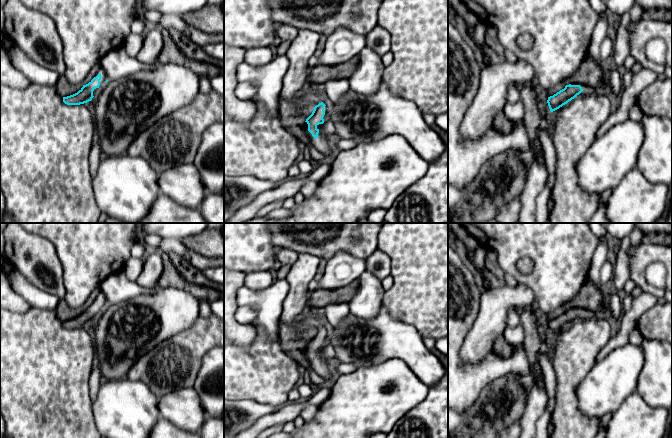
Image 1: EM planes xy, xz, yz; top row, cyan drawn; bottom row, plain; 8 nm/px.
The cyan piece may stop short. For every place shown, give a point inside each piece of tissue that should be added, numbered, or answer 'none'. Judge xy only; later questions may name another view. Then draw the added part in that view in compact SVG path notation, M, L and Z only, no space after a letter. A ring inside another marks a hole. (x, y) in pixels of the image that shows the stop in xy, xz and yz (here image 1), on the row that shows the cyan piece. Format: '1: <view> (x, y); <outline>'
1: xy (103, 75); M99 67L99 69L97 70L96 74L95 74L95 77L100 74L101 75L101 80L100 80L100 86L96 89L94 89L93 91L93 96L95 96L97 93L100 92L100 90L105 86L106 84L106 80L107 80L107 76L106 76L106 73L104 71L103 68Z

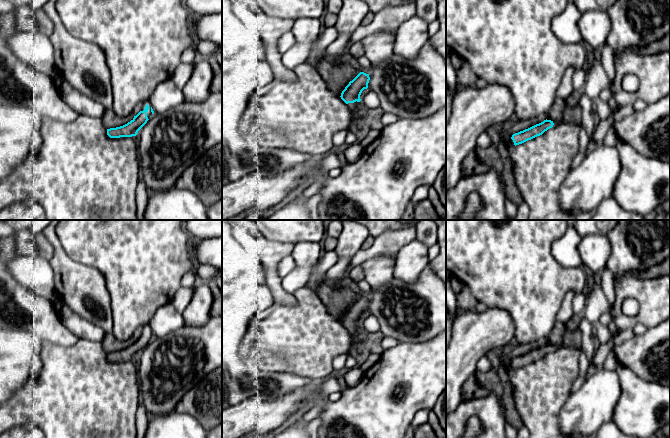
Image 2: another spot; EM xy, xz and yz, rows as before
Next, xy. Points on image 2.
1: xy (149, 113); M149 102L143 103L143 104L141 105L140 111L143 111L143 110L145 109L145 106L146 106L147 104L149 105L149 110L148 110L148 112L147 112L147 117L148 117L148 119L149 119L149 118L152 116L151 105L150 105Z

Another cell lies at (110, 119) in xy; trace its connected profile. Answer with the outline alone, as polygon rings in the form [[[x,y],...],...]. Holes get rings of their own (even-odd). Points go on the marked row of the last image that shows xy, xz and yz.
[[[108,109],[105,111],[101,119],[104,127],[110,129],[123,126],[133,120],[133,118],[133,115],[127,117],[119,117],[112,109]]]

